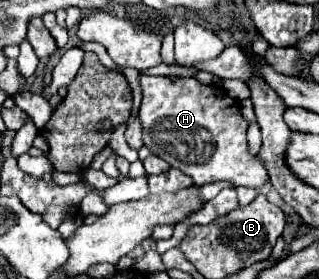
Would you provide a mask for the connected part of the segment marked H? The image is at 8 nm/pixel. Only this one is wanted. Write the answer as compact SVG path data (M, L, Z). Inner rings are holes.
M141 77L143 101L139 109L139 119L143 125L143 143L157 157L165 159L171 167L193 177L195 185L207 185L213 181L229 179L235 187L253 187L269 183L269 173L259 157L251 157L247 149L247 121L241 115L239 103L233 101L225 91L215 85L203 85L197 79L167 79L167 77Z

